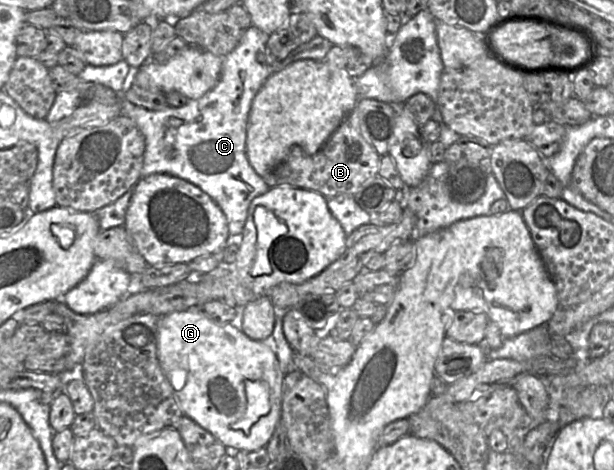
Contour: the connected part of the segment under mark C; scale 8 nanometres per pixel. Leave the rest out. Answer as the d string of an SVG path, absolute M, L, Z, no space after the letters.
M253 25L245 29L239 44L222 57L222 71L217 84L201 98L189 100L180 108L169 106L165 110L149 111L125 100L124 94L132 86L132 72L139 68L132 68L124 59L110 66L87 64L84 70L77 75L82 81L99 83L122 95L121 115L132 119L145 137L141 177L163 173L179 177L198 186L217 203L225 214L231 236L242 234L251 201L270 189L263 177L255 172L246 155L248 119L253 98L272 73L285 68L294 61L294 56L289 55L280 63L260 64L257 61L257 53L265 47L268 38L267 33Z

